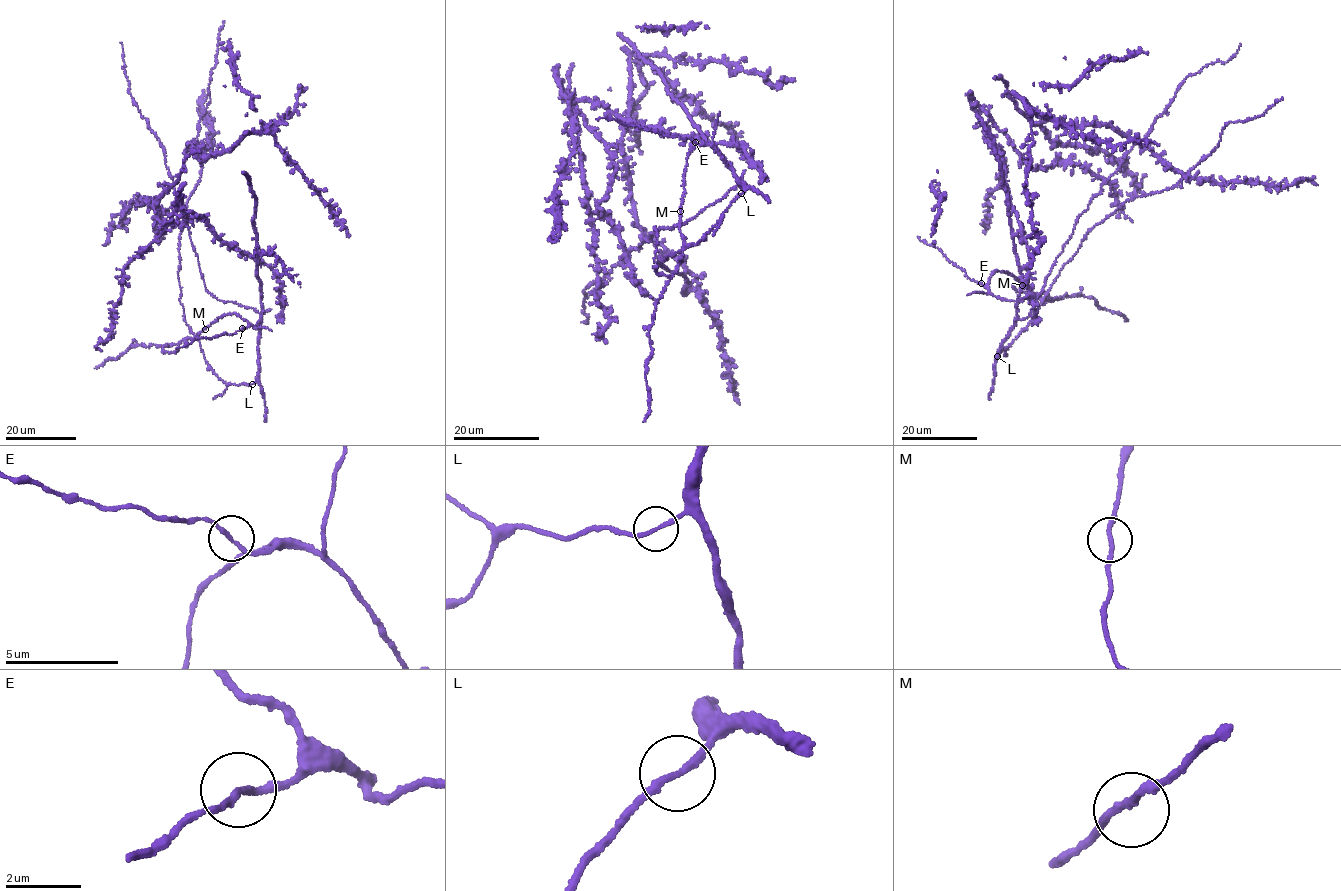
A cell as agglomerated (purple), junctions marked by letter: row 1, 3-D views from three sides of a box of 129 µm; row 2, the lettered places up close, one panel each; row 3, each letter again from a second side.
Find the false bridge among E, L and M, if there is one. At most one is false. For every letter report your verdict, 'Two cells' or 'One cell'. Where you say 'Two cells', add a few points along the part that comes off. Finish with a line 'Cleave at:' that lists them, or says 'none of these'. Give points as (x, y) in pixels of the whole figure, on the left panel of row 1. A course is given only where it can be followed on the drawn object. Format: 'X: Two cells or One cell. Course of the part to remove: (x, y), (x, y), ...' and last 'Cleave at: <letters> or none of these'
E: One cell
L: One cell
M: One cell
Cleave at: none of these

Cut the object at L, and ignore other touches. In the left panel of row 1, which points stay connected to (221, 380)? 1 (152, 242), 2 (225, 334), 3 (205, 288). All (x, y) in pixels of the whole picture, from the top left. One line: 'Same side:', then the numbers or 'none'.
Same side: none

